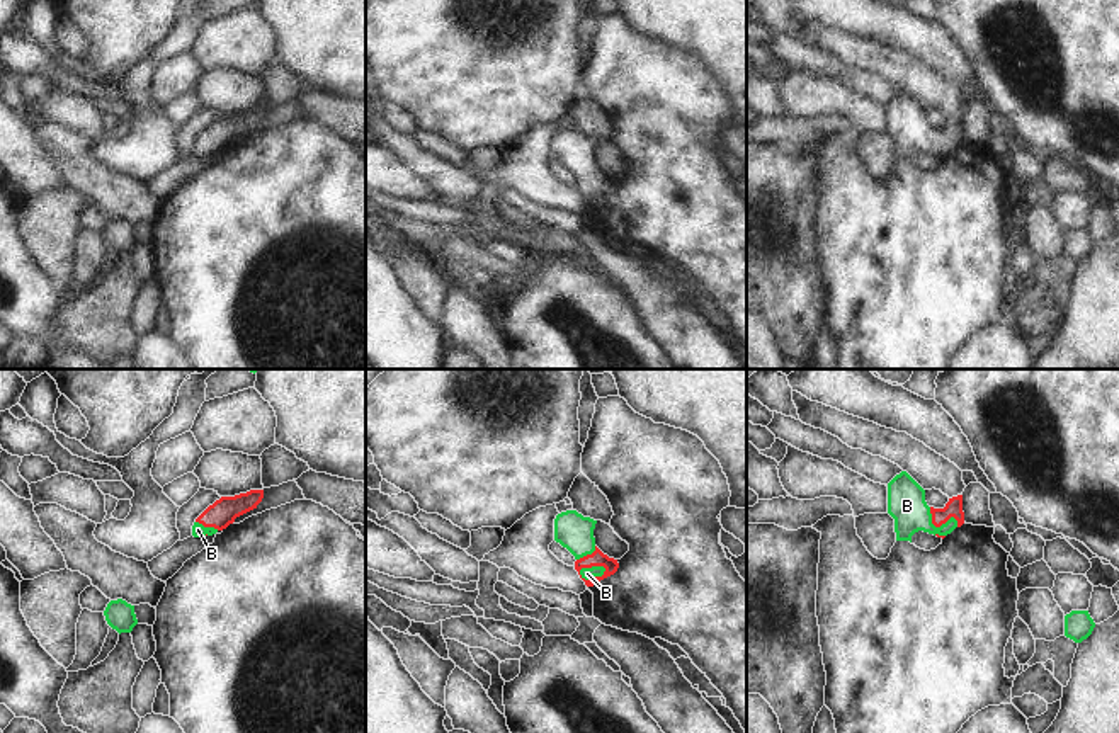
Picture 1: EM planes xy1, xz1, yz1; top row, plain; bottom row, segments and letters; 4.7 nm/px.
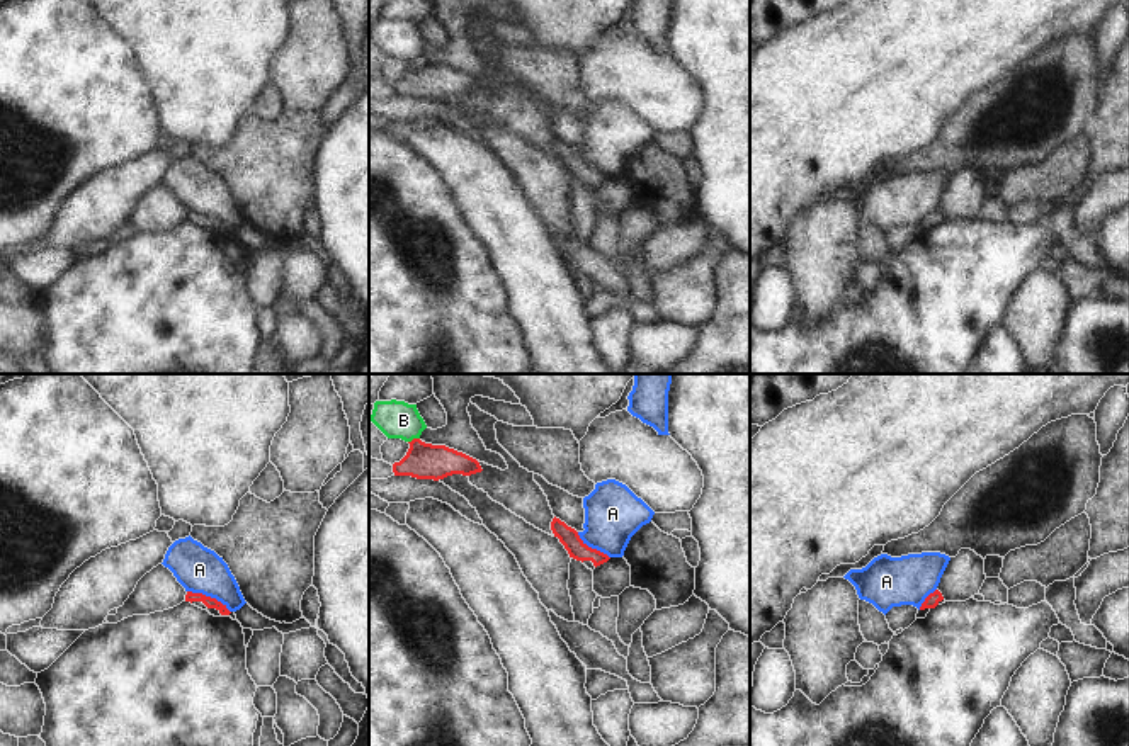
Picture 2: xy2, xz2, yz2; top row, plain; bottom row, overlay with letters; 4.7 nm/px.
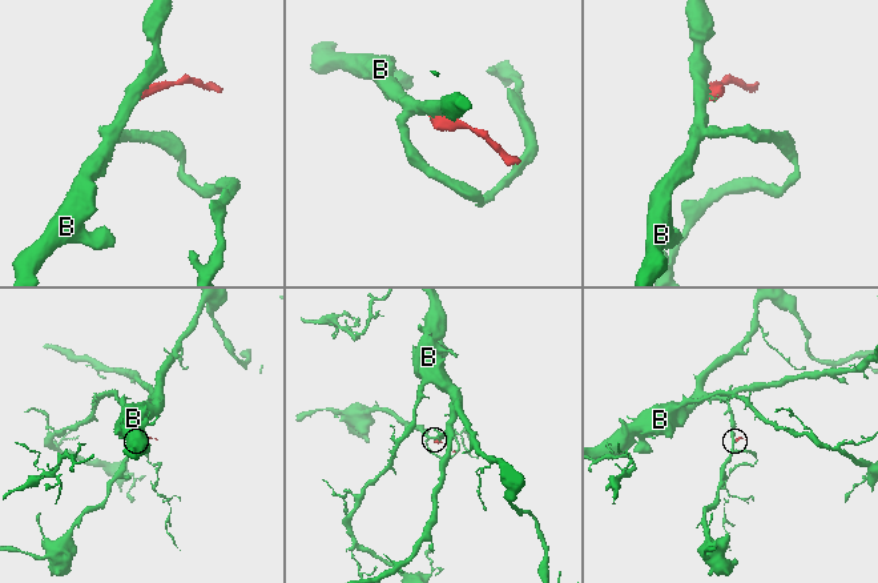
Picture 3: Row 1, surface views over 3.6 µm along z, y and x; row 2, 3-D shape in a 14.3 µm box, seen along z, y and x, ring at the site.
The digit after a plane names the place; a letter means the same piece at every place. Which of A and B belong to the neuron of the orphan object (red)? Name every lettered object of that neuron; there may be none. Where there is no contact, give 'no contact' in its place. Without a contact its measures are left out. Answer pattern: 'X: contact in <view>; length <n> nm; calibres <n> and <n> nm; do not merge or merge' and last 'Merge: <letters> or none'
A: contact in xy2; length 240 nm; calibres 50 and 220 nm; do not merge
B: contact in xz1; length 140 nm; calibres 80 and 60 nm; merge
Merge: B

